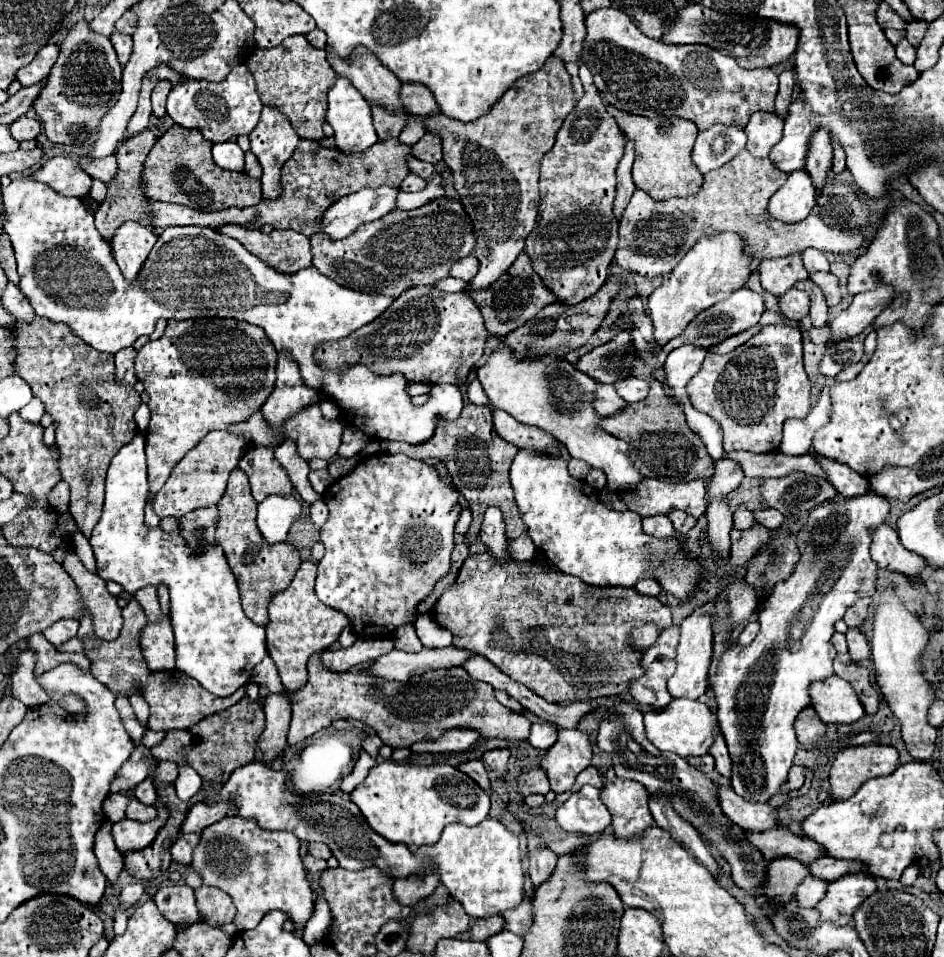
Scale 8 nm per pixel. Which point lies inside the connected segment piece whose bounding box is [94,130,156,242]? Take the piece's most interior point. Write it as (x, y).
(126, 200)

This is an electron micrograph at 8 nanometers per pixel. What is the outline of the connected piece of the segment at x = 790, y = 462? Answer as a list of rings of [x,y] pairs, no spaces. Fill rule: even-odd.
[[[736,450],[736,452],[726,452],[726,458],[740,464],[742,472],[748,478],[784,478],[792,472],[824,476],[824,470],[810,454],[788,456],[782,452],[752,454],[746,450]]]

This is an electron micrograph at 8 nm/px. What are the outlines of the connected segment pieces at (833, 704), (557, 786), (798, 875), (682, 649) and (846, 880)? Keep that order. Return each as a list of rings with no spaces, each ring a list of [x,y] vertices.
[[[832,674],[828,680],[810,684],[808,692],[818,718],[826,724],[852,724],[864,716],[864,708],[856,692],[836,674]]]
[[[560,730],[556,744],[542,756],[540,768],[550,780],[550,788],[562,794],[572,788],[576,776],[590,766],[592,744],[582,730]]]
[[[776,858],[768,866],[768,880],[766,880],[766,900],[774,904],[784,904],[794,896],[796,886],[808,876],[808,868],[794,860],[794,858]]]
[[[694,610],[690,616],[686,616],[680,624],[680,642],[678,642],[678,654],[676,654],[676,672],[668,680],[668,692],[672,698],[690,698],[696,700],[706,692],[708,686],[708,668],[712,658],[712,620],[704,616],[704,612]]]
[[[858,872],[858,874],[840,876],[838,880],[828,884],[828,892],[816,904],[820,920],[832,920],[832,924],[840,926],[844,924],[854,926],[852,916],[856,908],[876,890],[878,890],[876,882],[870,874]]]

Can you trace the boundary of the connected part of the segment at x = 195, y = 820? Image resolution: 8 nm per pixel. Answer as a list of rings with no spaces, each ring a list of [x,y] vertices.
[[[216,800],[216,804],[204,804],[198,802],[190,808],[184,824],[182,824],[182,832],[202,832],[206,826],[226,818],[226,816],[236,816],[236,812],[232,812],[232,804],[224,804],[224,800]]]

